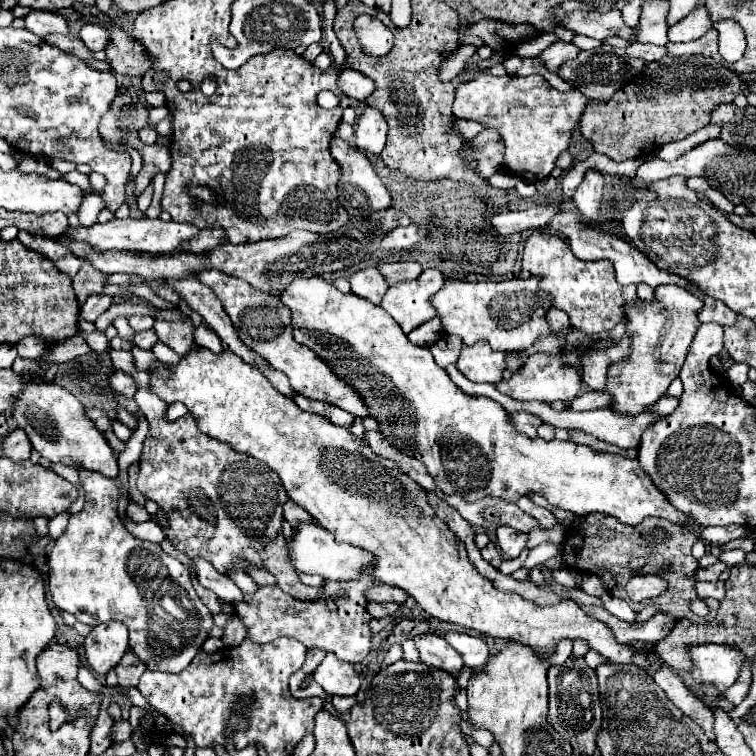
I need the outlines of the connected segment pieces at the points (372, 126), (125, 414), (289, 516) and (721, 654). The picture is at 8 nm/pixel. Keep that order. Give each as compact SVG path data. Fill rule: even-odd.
M367 105L365 111L359 115L359 127L355 127L355 147L379 155L385 147L385 135L387 135L385 117L377 109Z
M118 403L115 406L117 417L119 417L119 421L123 423L123 425L127 425L131 431L135 431L137 429L137 419L129 413L129 411L125 411L123 407L121 407Z
M287 501L285 503L285 519L289 521L289 525L295 529L299 523L305 523L305 521L313 521L309 517L309 513L305 513L305 509L301 509L295 501Z
M697 645L697 647L689 647L689 659L693 661L693 669L689 669L689 671L675 671L671 665L667 665L667 663L661 663L661 665L665 665L665 667L669 667L673 673L677 673L681 679L683 679L683 683L689 687L689 691L691 693L695 693L695 697L699 699L699 701L703 701L703 689L701 689L701 685L703 683L709 683L709 685L713 685L715 689L717 689L717 693L719 693L719 697L711 703L711 709L723 709L723 711L733 711L735 707L733 707L733 703L729 703L727 699L723 699L723 691L727 689L727 687L731 687L735 681L737 681L737 677L739 677L739 673L741 673L741 667L743 667L743 663L745 663L745 655L739 651L739 649L735 649L735 647L731 647L731 645Z

